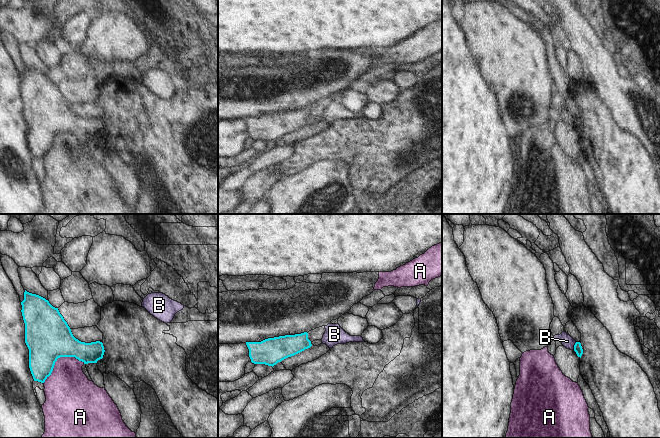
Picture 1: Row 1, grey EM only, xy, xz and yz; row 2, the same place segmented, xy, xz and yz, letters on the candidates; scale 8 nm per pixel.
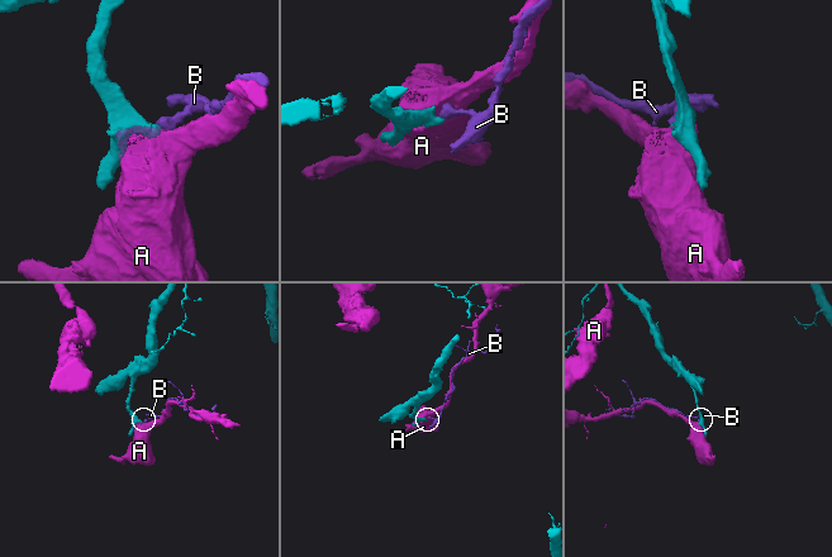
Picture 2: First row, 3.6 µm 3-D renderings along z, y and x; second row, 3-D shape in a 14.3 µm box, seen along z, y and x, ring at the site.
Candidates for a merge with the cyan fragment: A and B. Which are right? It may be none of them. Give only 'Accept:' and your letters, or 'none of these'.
Accept: none of these

